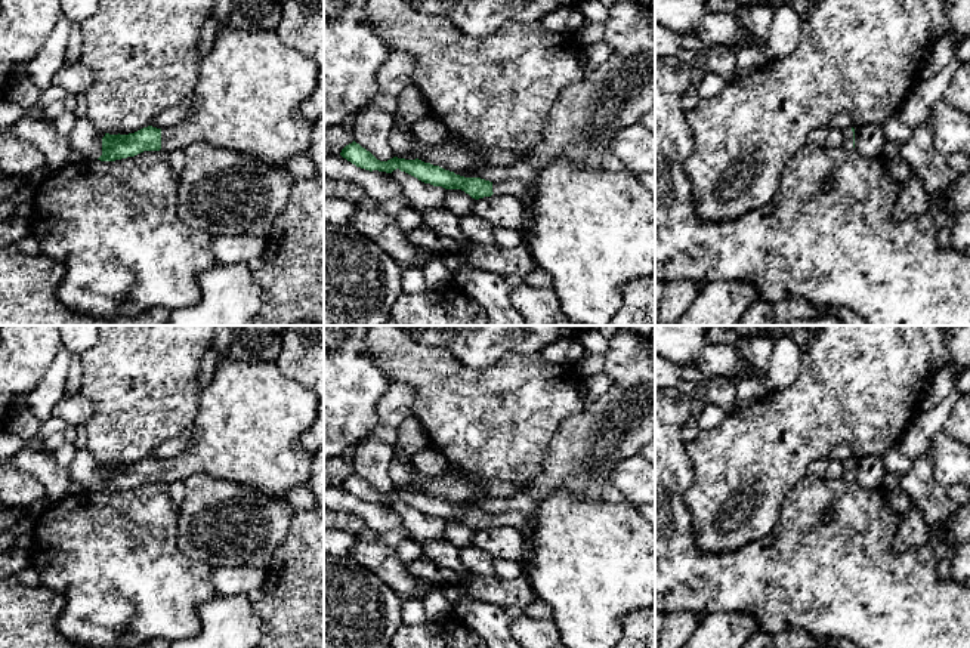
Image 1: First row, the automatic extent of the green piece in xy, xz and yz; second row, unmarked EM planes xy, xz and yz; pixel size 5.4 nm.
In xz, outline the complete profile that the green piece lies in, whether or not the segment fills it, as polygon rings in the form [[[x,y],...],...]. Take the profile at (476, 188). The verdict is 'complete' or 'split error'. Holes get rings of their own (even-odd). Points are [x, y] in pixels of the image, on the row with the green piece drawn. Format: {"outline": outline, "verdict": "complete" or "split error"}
{"outline": [[[355,141],[340,155],[370,172],[392,173],[399,169],[424,183],[461,189],[475,200],[507,194],[525,201],[532,216],[526,231],[528,250],[535,265],[553,277],[552,288],[563,314],[580,325],[609,325],[623,305],[621,287],[655,272],[655,198],[634,175],[578,169],[569,160],[557,158],[544,166],[535,182],[528,185],[519,179],[489,182],[464,178],[418,158],[393,157],[380,161]]], "verdict": "split error"}

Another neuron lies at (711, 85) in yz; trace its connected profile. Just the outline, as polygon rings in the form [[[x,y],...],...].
[[[707,72],[704,80],[696,86],[698,96],[701,99],[711,99],[728,84],[728,81],[726,78]]]

